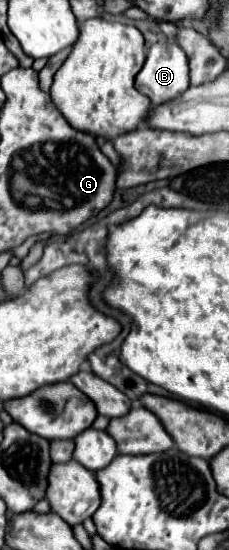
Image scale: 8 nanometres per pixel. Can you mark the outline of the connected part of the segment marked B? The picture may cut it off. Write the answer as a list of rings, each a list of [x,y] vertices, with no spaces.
[[[171,39],[153,43],[149,47],[143,69],[135,77],[135,87],[139,93],[147,95],[153,105],[165,103],[167,99],[173,99],[173,97],[179,97],[189,87],[189,67],[187,67],[187,57],[185,57],[183,49],[179,49],[179,45]]]

